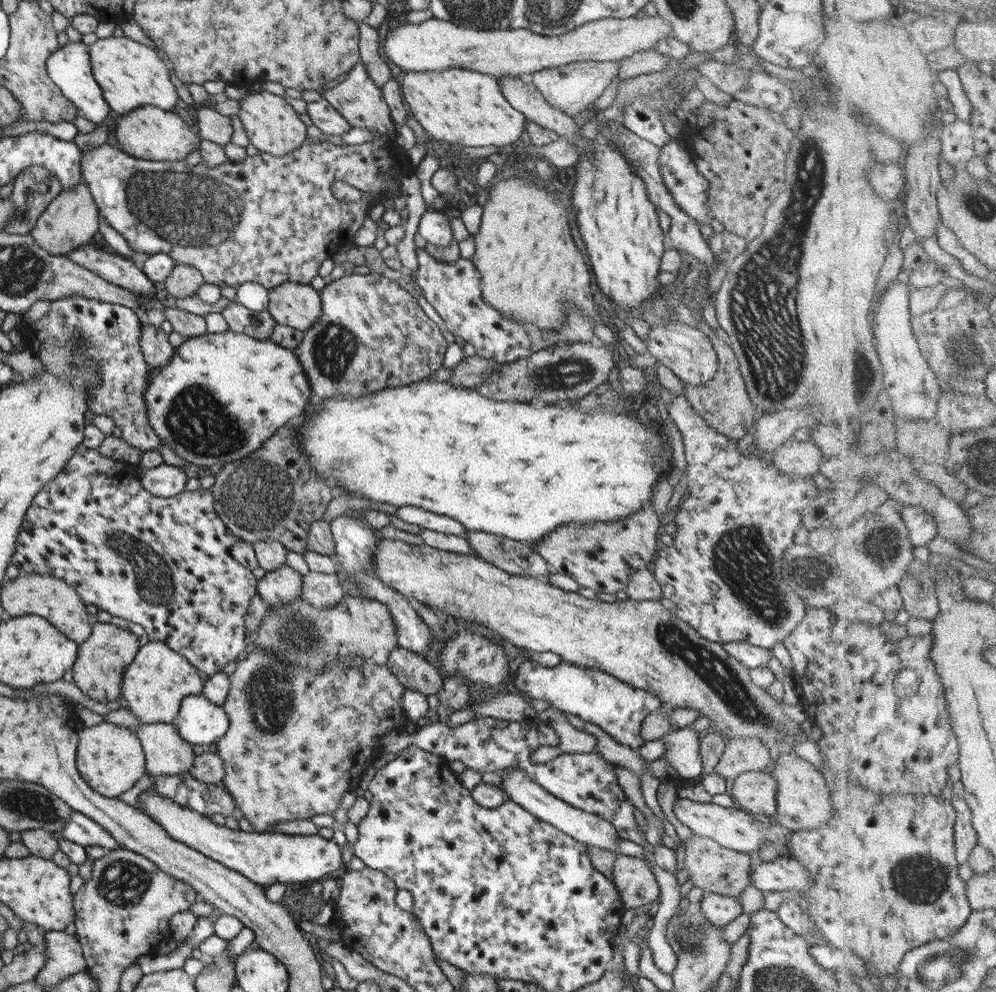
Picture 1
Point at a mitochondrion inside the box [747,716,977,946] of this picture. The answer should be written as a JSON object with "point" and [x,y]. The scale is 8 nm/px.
{"point":[924,879]}

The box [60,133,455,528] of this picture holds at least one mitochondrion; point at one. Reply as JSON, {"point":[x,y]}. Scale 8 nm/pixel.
{"point":[192,210]}

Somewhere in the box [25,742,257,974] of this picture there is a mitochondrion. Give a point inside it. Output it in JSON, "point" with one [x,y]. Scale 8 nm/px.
{"point":[123,884]}

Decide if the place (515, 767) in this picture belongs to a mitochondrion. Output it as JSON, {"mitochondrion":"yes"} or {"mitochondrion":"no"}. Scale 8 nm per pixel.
{"mitochondrion":"no"}

